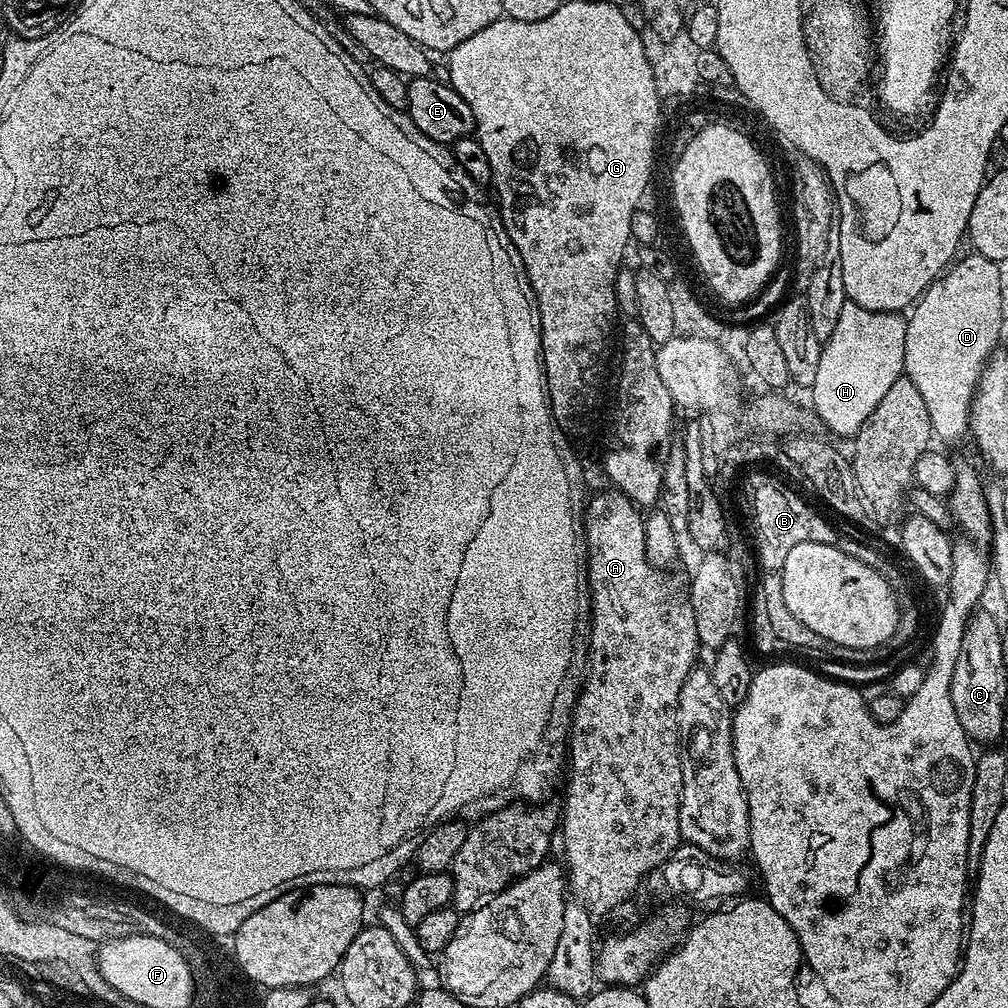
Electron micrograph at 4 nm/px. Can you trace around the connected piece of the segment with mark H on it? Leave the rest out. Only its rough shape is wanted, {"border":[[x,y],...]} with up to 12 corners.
{"border":[[846,302],[811,411],[855,437],[904,373],[907,319]]}

